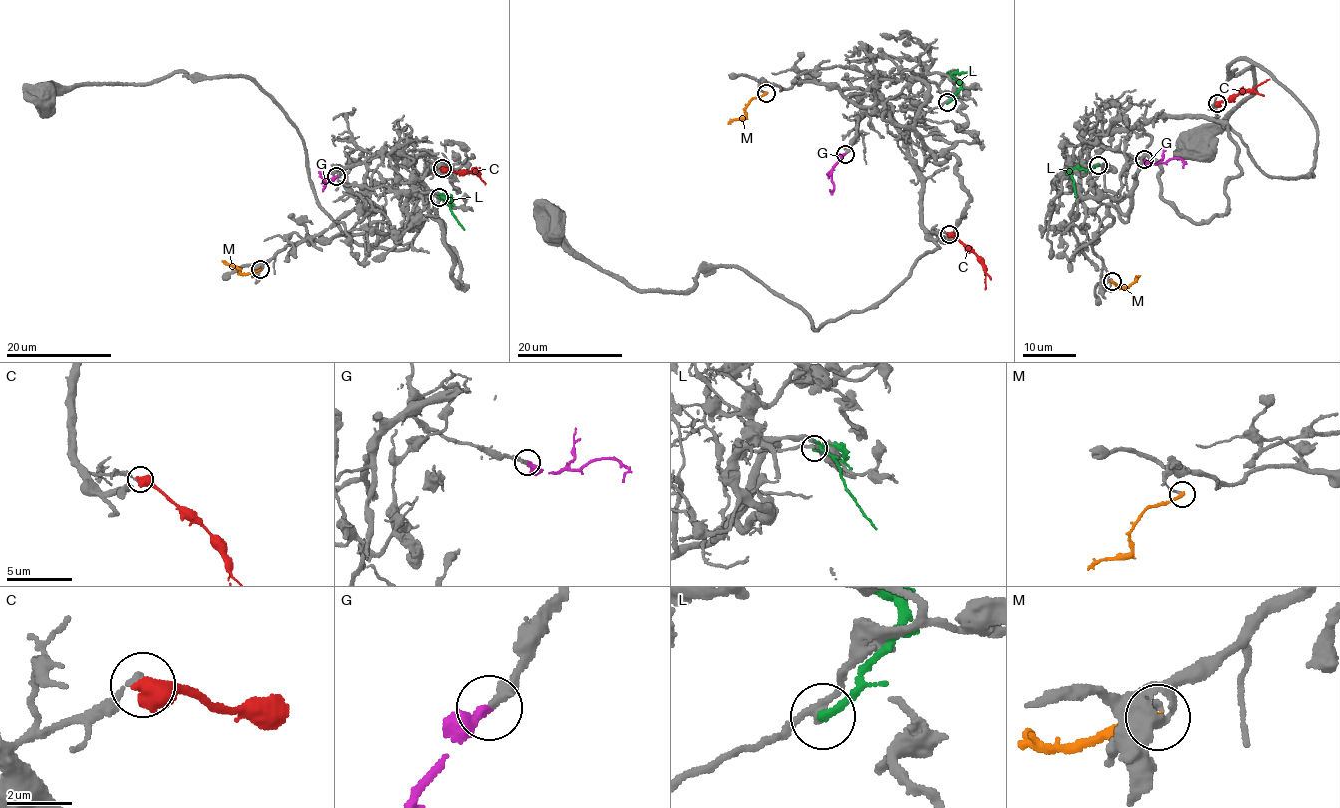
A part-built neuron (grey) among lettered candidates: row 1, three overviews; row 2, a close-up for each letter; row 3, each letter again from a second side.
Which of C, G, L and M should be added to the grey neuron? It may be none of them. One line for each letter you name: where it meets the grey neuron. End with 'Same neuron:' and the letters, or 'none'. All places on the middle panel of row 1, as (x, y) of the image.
G: meets grey at (845, 154)
Same neuron: G

